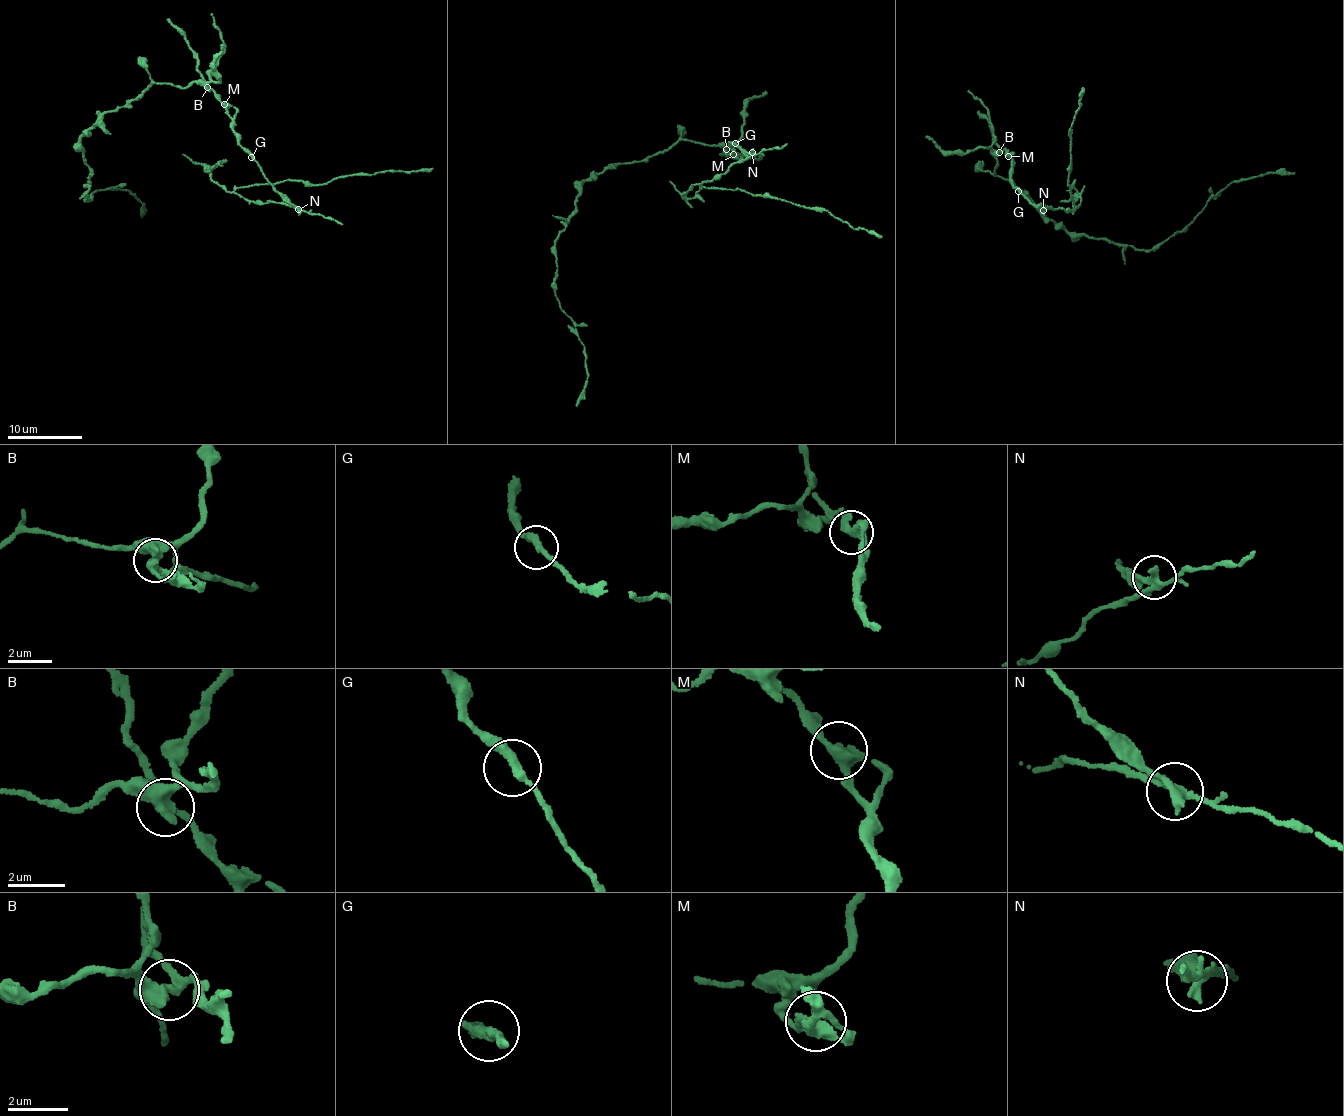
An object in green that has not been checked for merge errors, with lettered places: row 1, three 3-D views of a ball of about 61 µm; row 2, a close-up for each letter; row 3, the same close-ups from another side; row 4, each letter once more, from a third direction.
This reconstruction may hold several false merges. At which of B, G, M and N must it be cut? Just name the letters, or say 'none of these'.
B, N

